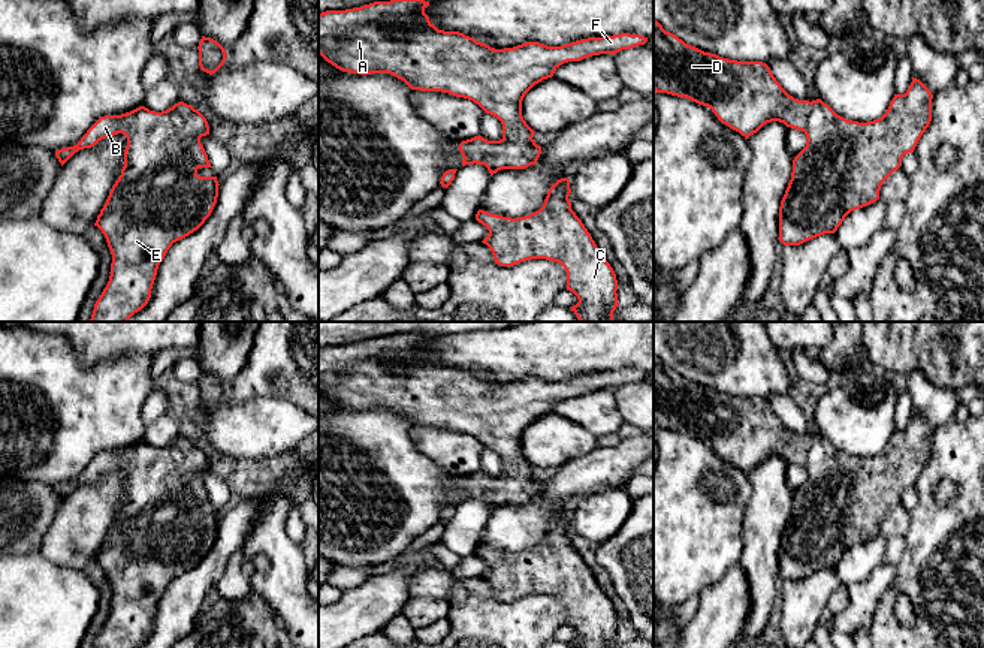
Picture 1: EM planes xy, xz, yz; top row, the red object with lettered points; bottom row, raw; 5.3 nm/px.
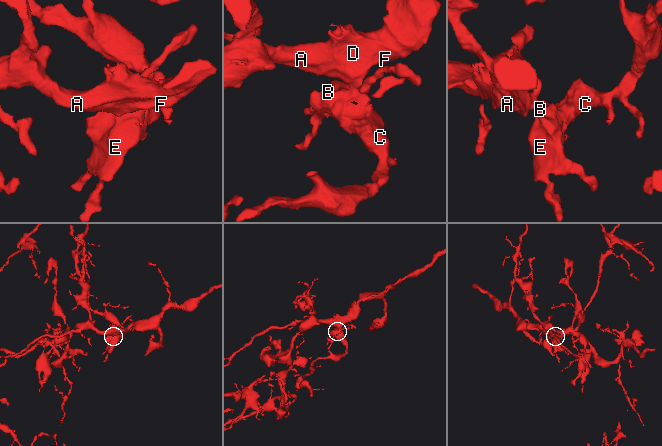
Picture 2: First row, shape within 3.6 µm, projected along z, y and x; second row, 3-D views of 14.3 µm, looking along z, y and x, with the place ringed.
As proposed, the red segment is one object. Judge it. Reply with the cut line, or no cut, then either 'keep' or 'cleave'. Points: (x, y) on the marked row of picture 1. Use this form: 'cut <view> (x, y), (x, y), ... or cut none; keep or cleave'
cut none; keep

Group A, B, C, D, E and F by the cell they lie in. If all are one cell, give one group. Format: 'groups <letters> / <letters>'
groups A B C D E F

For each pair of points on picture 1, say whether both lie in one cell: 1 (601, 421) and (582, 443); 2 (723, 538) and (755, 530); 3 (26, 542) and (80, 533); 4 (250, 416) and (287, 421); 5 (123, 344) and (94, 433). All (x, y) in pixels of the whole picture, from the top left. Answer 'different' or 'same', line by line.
1: different
2: different
3: different
4: same
5: different

